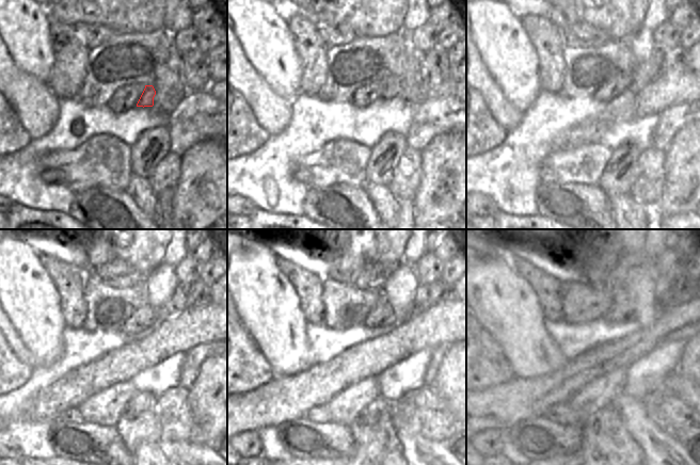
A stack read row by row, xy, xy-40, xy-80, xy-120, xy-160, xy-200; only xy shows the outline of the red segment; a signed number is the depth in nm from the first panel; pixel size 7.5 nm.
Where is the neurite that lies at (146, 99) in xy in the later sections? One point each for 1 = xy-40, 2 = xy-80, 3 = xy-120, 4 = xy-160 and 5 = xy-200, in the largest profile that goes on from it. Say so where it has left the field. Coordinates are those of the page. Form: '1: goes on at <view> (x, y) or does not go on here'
1: goes on at xy-40 (392, 87)
2: goes on at xy-80 (645, 73)
3: goes on at xy-120 (178, 302)
4: goes on at xy-160 (423, 294)
5: goes on at xy-200 (664, 295)

